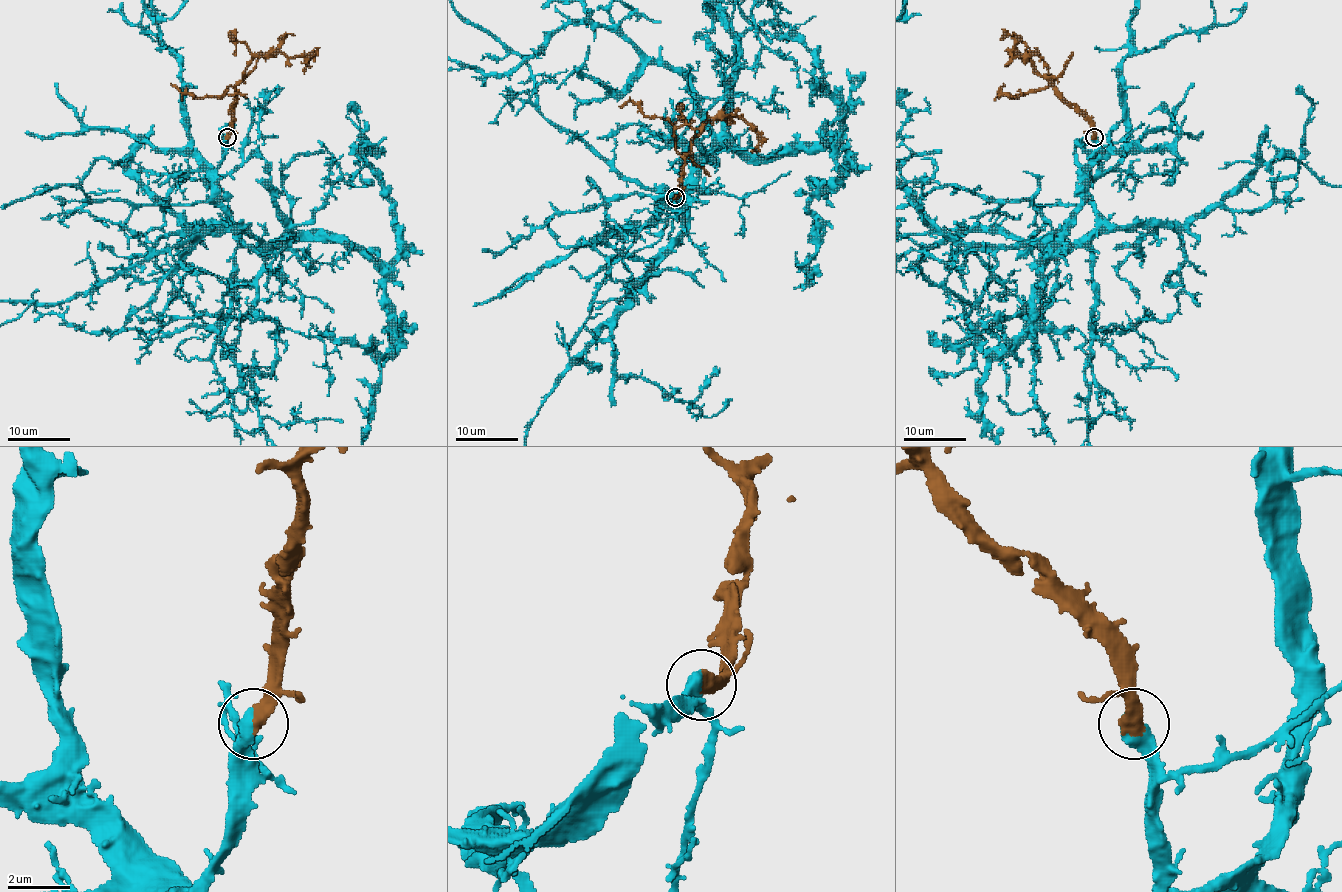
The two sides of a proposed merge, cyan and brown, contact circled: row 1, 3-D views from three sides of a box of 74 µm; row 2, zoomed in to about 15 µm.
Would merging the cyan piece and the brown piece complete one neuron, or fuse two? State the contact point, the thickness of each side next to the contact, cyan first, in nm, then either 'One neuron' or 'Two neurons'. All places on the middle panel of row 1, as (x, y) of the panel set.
Place: (675, 197). Thickness 500 nm (cyan) against 600 nm. One neuron

